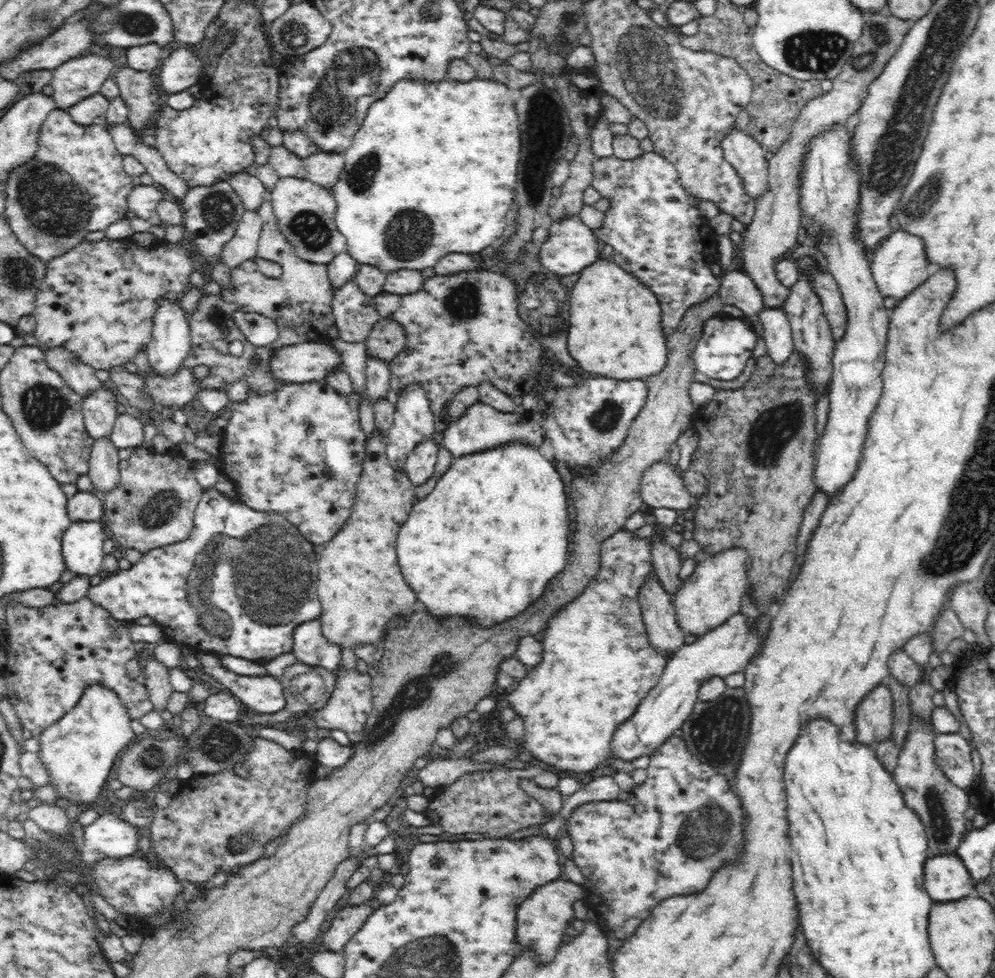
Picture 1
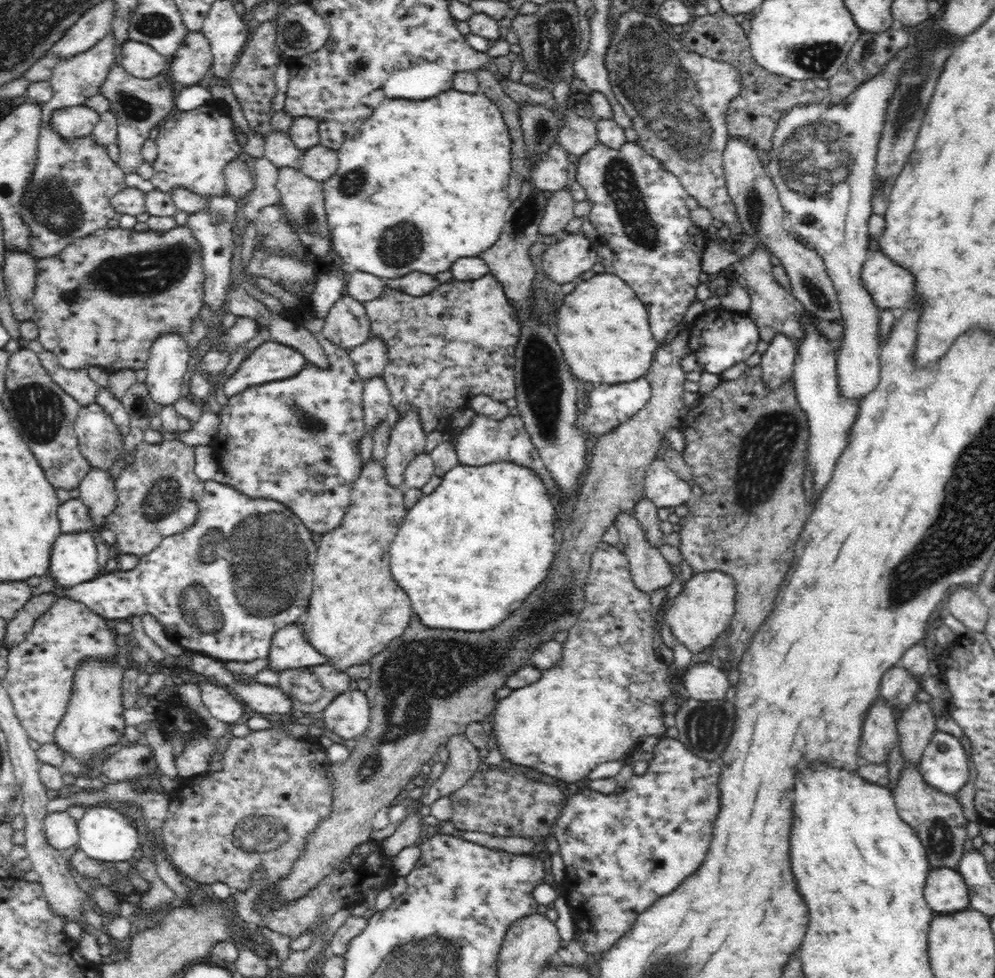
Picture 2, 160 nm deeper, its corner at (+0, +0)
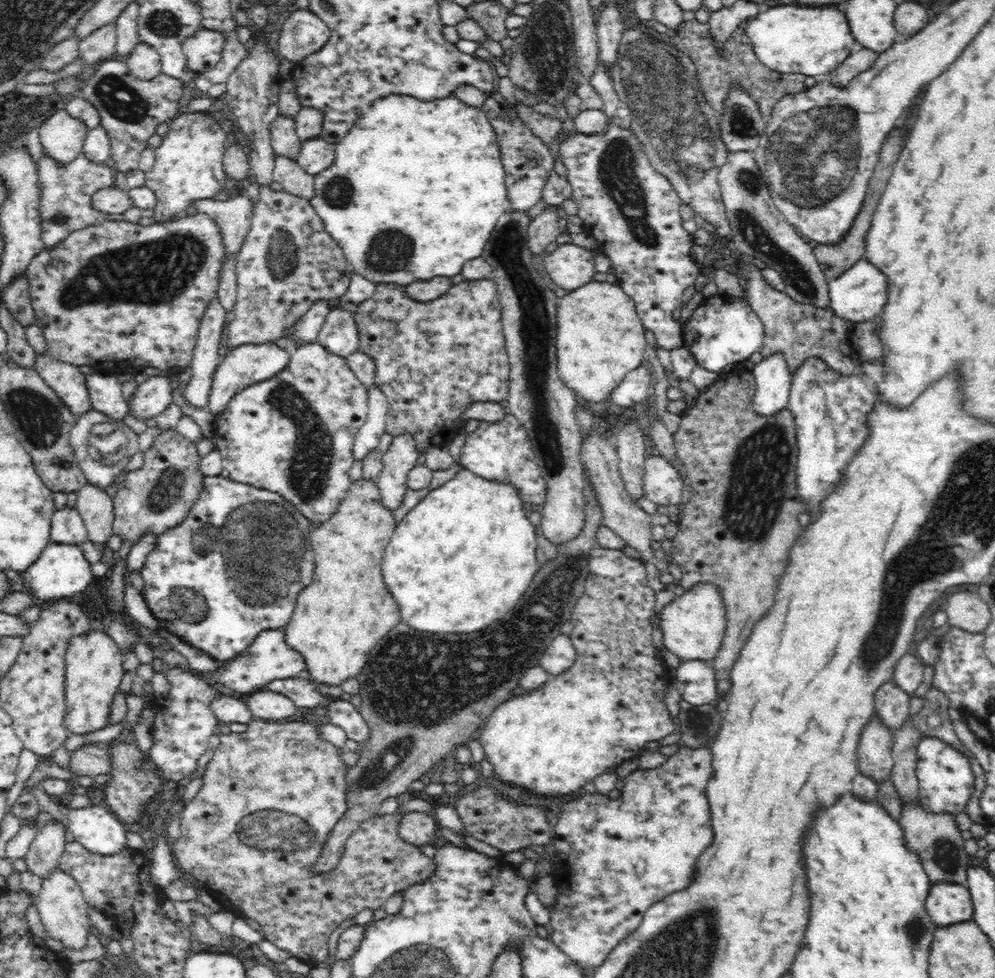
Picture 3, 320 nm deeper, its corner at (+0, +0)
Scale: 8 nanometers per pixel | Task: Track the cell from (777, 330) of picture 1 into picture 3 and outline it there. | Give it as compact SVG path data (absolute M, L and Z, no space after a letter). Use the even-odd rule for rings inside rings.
M779 352L765 357L753 368L755 414L772 416L787 408L793 372Z

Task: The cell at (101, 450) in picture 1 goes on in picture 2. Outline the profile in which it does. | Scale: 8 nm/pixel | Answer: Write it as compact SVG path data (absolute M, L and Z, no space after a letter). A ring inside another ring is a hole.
M91 468L77 489L78 498L88 507L94 529L101 530L107 520L106 516L112 514L117 504L115 481L108 475L108 470Z

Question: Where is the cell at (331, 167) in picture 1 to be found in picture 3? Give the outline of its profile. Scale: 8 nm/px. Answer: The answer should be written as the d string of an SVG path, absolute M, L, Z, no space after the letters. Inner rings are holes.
M320 136L306 139L301 146L296 161L304 171L312 176L332 166L335 159L335 145L326 142Z

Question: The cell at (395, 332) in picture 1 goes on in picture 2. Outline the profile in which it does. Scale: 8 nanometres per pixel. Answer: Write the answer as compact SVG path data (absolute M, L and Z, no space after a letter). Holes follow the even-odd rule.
M370 337L364 344L351 348L349 355L357 373L366 381L382 376L388 360L386 345L375 337Z

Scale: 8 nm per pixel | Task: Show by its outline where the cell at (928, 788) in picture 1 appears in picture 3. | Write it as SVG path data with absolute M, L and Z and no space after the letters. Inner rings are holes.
M919 800L908 802L903 806L899 818L903 828L904 842L916 856L920 857L926 874L932 885L949 882L967 886L966 872L970 866L970 857L966 855L961 830L956 827L954 814L948 812L928 812L921 807Z

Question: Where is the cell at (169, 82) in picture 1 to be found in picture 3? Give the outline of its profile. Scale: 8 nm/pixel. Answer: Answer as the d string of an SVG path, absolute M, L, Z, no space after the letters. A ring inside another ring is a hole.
M200 28L183 45L187 70L196 73L212 70L222 58L226 42L226 35L220 31Z

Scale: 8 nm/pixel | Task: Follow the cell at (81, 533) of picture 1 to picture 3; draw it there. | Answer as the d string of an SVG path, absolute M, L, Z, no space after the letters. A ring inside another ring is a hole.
M51 542L40 553L39 559L21 572L21 576L24 579L23 585L32 592L32 597L38 603L58 599L76 599L86 586L92 580L95 580L90 571L90 565L86 561L80 545Z

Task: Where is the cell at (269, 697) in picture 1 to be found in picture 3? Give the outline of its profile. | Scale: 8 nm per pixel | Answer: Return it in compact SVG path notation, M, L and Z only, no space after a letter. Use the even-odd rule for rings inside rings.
M263 688L250 693L245 701L251 714L264 721L279 721L294 716L297 706L284 694Z

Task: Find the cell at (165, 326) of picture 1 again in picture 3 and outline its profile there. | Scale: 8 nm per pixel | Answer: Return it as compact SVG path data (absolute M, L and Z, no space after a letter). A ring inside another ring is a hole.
M167 370L163 371L163 375L157 375L142 382L134 392L134 396L127 402L129 414L151 423L155 416L164 412L172 403L170 376L171 373Z

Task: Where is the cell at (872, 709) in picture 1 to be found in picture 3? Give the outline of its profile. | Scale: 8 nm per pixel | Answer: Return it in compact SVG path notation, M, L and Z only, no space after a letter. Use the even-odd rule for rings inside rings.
M873 715L864 728L857 748L859 772L879 784L891 778L893 731Z

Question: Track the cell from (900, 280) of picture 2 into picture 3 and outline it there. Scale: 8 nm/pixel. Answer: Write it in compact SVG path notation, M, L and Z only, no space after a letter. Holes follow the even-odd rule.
M866 259L858 260L852 268L829 283L830 309L836 313L836 317L848 320L851 323L860 323L875 320L884 312L886 306L886 278L884 274Z

